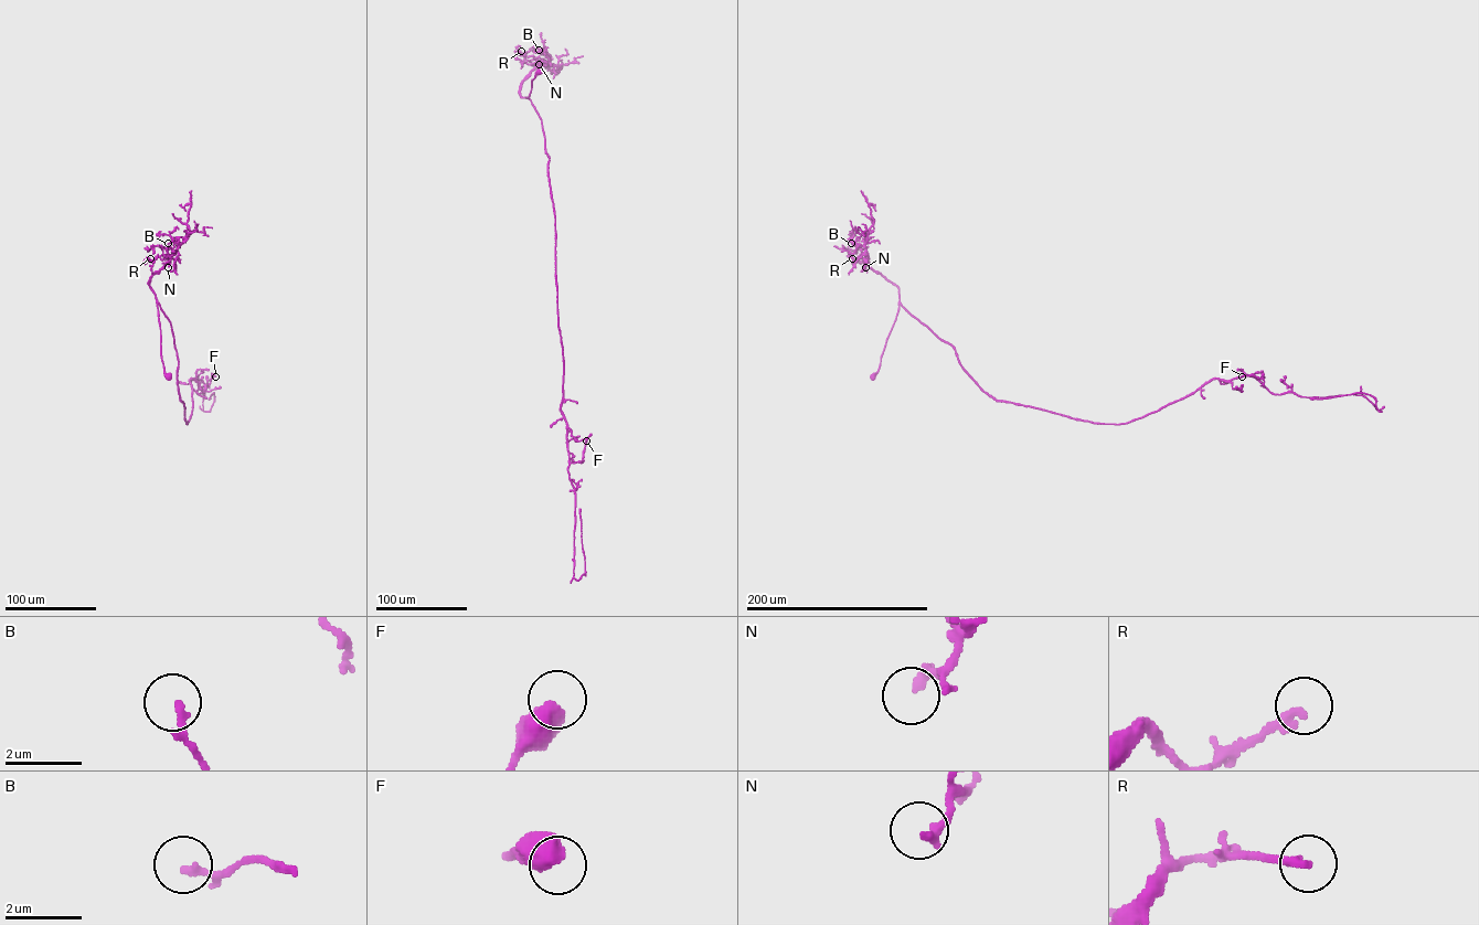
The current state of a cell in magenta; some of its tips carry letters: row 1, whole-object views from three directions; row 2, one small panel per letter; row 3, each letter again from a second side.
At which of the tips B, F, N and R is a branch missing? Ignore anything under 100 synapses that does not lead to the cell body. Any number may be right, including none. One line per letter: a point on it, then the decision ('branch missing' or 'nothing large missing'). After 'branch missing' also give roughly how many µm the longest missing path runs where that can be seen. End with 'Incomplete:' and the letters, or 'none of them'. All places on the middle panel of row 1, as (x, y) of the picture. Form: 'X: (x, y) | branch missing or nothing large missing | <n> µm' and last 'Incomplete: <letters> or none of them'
B: (539, 50) | nothing large missing
F: (586, 440) | nothing large missing
N: (539, 64) | nothing large missing
R: (521, 51) | nothing large missing
Incomplete: none of them

